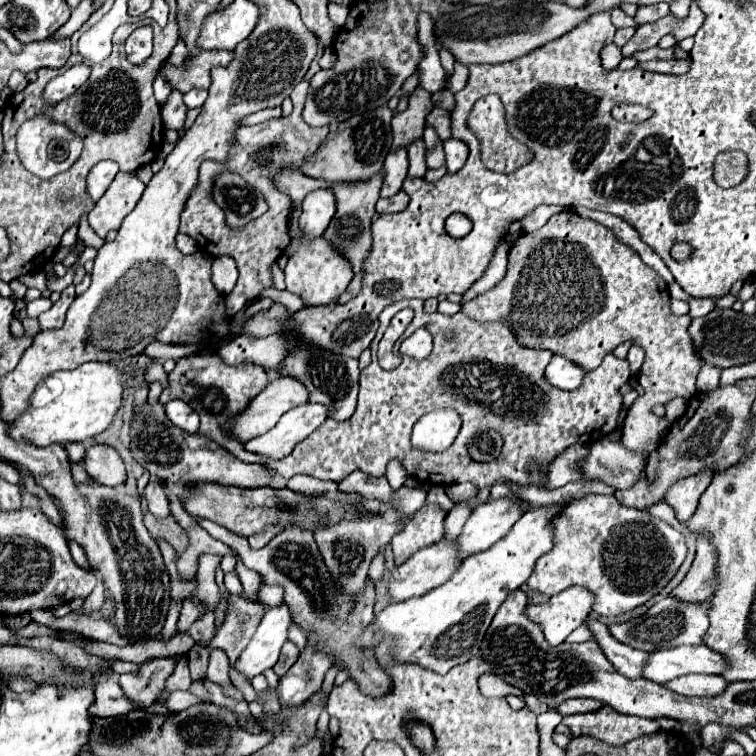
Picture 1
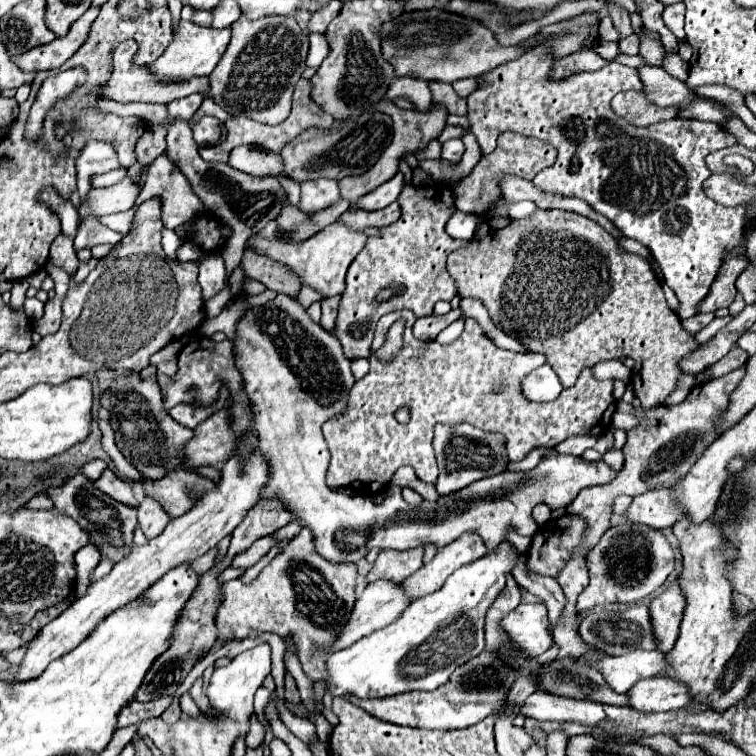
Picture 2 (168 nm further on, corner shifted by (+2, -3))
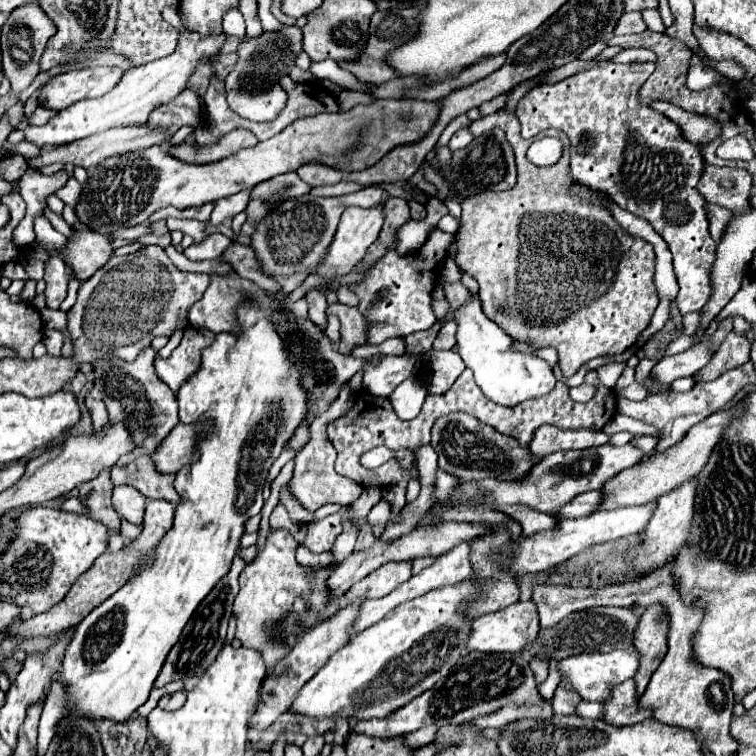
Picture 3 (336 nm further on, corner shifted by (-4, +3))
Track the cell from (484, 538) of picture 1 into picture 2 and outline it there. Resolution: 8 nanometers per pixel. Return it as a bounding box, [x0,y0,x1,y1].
[404,533,488,599]

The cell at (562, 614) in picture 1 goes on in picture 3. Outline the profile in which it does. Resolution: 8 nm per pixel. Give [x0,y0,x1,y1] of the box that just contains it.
[466,601,540,653]

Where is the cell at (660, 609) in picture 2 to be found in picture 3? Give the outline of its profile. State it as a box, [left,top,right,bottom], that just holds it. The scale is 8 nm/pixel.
[632,605,668,697]

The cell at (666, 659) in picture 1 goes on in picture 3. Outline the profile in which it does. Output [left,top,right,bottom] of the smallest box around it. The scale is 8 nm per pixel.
[558,651,638,701]

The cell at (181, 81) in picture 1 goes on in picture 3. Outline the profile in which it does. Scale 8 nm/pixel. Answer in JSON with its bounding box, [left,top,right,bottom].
[38,67,122,111]

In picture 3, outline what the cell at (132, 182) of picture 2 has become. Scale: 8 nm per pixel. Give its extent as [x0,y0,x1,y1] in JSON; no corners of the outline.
[56,177,80,207]

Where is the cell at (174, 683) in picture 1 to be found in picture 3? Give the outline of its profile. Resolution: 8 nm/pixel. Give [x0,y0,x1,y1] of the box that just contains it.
[160,691,186,711]

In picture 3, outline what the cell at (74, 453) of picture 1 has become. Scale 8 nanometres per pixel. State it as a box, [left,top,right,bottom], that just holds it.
[112,457,180,503]

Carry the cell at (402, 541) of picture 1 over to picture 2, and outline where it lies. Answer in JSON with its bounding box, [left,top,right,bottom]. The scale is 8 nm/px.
[368,545,426,581]

